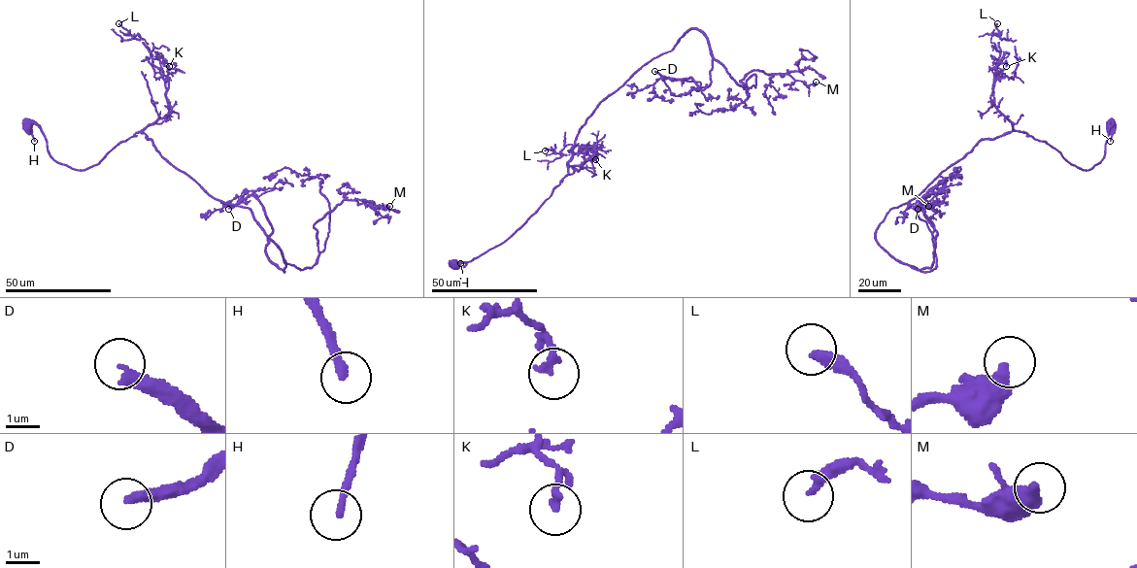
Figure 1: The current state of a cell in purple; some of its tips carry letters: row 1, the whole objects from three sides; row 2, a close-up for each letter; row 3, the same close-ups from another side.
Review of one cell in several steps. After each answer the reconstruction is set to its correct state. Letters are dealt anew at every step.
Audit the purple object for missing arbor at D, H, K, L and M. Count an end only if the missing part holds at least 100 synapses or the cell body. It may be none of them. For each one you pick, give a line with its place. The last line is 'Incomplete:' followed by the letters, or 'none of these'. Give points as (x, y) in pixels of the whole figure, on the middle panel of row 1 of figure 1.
D: (654, 71)
Incomplete: D

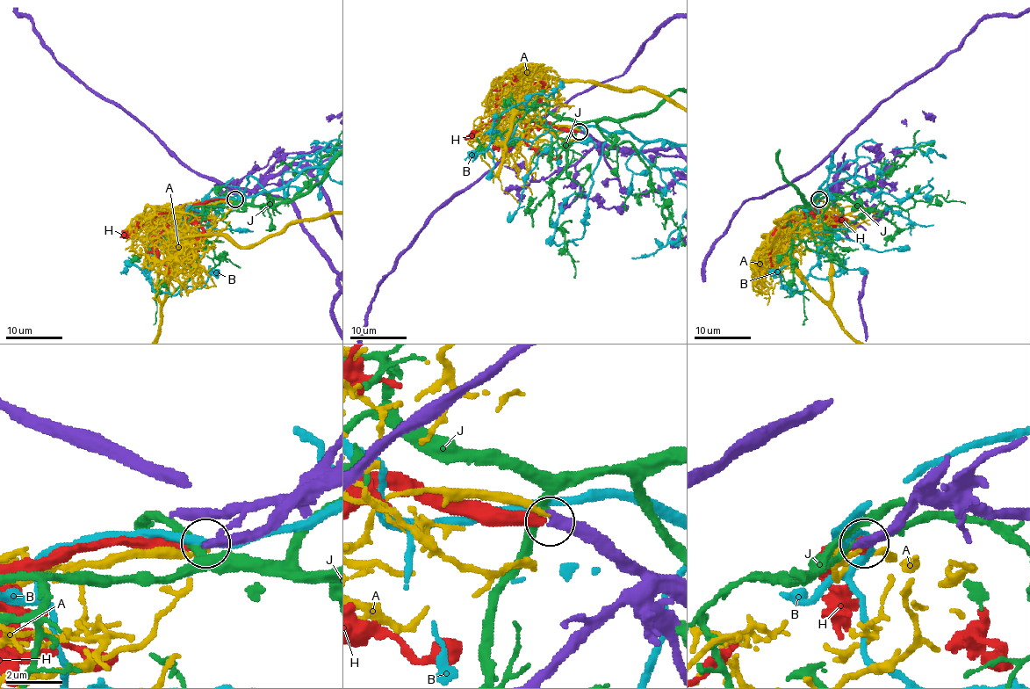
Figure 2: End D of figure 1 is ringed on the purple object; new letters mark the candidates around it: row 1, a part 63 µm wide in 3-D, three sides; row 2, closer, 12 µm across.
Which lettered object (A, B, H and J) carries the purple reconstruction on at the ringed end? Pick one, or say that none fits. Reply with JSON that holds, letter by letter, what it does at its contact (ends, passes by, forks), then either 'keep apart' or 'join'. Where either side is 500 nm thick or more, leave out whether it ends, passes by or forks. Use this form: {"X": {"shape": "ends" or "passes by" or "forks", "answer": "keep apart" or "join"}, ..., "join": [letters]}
{"A": {"shape": "ends", "answer": "keep apart"}, "B": {"shape": "passes by", "answer": "keep apart"}, "H": {"shape": "ends", "answer": "join"}, "J": {"shape": "passes by", "answer": "keep apart"}, "join": ["H"]}

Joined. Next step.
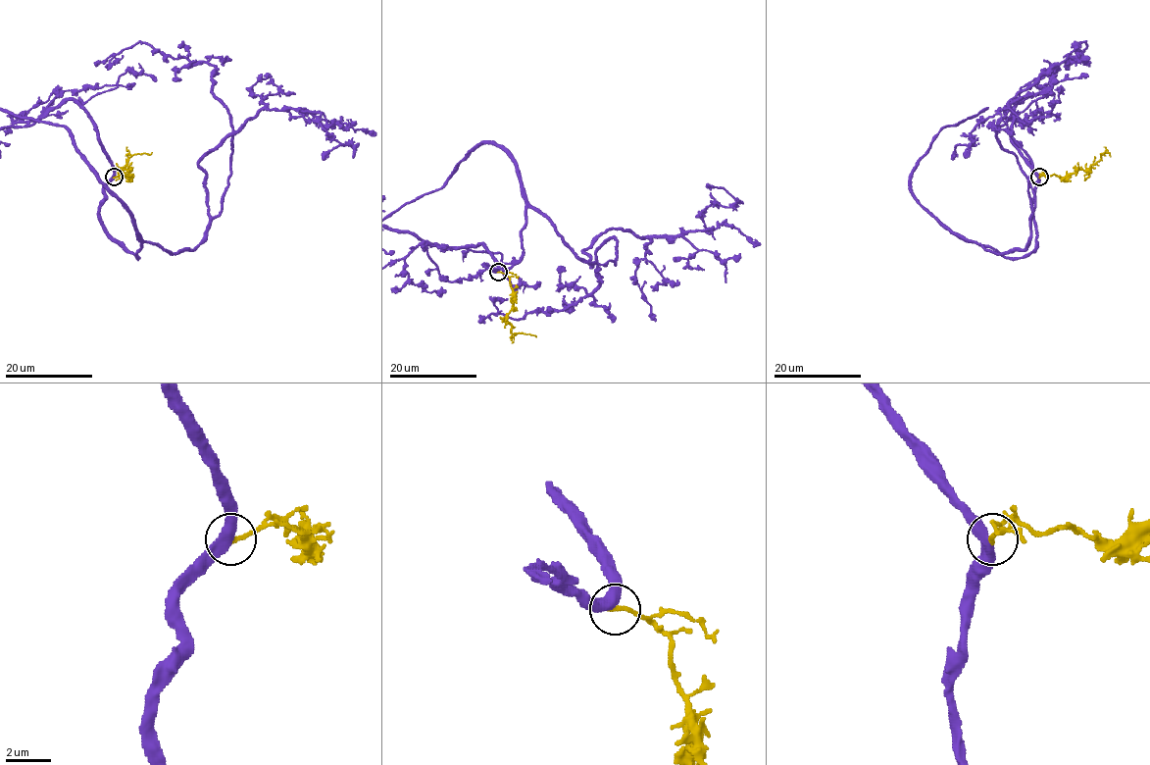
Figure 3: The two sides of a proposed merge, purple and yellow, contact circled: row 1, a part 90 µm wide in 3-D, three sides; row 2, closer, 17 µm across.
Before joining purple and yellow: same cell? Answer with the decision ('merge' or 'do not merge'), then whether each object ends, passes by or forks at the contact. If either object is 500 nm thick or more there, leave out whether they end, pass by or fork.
do not merge; purple passes by; yellow ends

